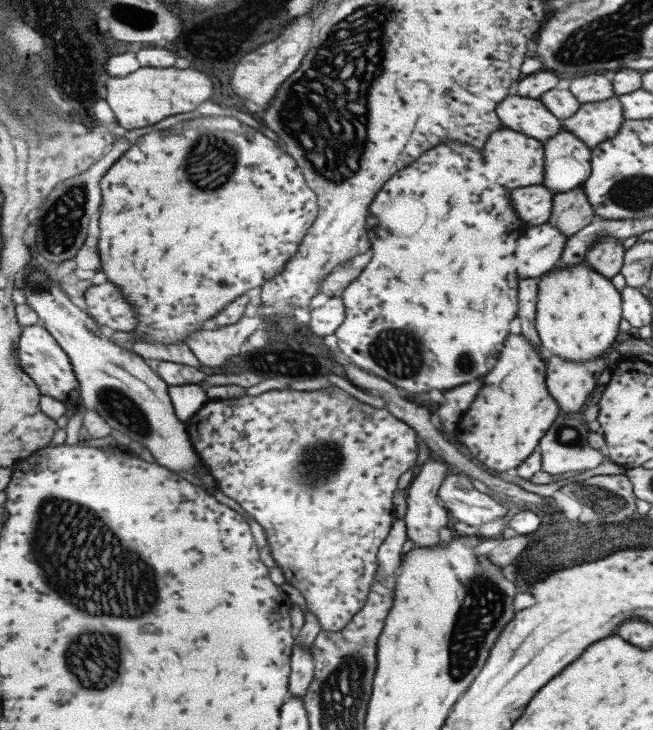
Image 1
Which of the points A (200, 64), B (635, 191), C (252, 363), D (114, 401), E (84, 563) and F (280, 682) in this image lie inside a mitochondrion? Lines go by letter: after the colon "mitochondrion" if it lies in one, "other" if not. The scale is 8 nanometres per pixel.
A: other
B: mitochondrion
C: mitochondrion
D: mitochondrion
E: mitochondrion
F: other

